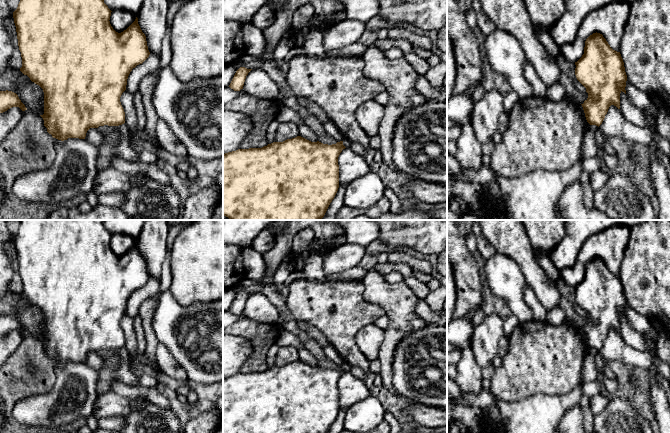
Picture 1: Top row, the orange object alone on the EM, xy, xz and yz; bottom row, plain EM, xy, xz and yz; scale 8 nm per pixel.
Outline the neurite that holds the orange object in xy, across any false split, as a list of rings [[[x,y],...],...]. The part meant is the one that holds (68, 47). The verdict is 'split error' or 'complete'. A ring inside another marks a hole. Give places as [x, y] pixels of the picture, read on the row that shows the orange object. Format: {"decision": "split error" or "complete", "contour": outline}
{"decision": "complete", "contour": [[[20,0],[17,9],[13,12],[16,26],[18,46],[22,57],[22,67],[20,71],[27,75],[32,82],[39,85],[44,92],[44,114],[40,115],[44,120],[47,132],[53,138],[64,141],[68,138],[85,139],[90,128],[99,126],[119,126],[125,123],[125,112],[120,102],[122,93],[126,90],[127,79],[137,65],[142,64],[150,55],[146,36],[142,32],[138,18],[123,32],[116,32],[110,24],[111,10],[104,3],[104,0]]]}

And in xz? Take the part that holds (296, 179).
{"decision": "complete", "contour": [[[297,136],[283,142],[273,142],[262,148],[238,149],[223,154],[223,215],[230,220],[321,220],[338,191],[338,157],[345,148],[343,141],[328,145],[319,141],[311,142],[301,136]]]}

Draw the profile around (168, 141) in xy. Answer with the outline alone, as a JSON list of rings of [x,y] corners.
[[[163,120],[157,122],[155,134],[160,146],[164,150],[184,160],[189,159],[186,147],[179,141]]]

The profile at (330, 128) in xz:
[[[325,121],[322,122],[324,126],[325,132],[330,135],[333,139],[335,139],[337,142],[343,141],[345,139],[345,136],[342,134],[342,132],[337,128],[337,126],[332,121]]]

